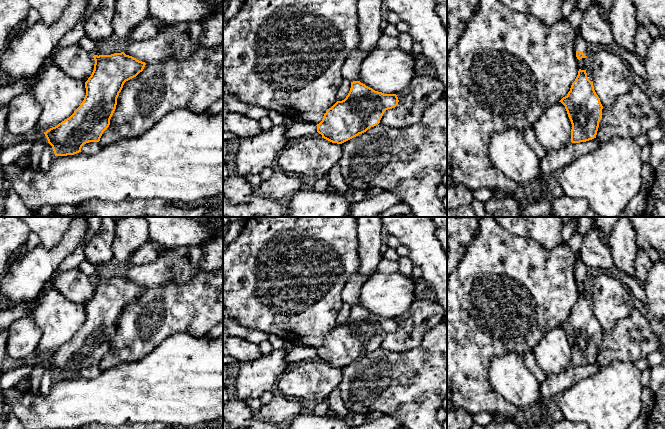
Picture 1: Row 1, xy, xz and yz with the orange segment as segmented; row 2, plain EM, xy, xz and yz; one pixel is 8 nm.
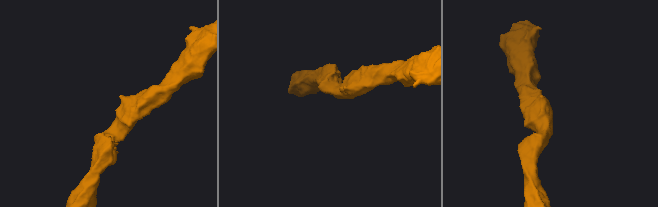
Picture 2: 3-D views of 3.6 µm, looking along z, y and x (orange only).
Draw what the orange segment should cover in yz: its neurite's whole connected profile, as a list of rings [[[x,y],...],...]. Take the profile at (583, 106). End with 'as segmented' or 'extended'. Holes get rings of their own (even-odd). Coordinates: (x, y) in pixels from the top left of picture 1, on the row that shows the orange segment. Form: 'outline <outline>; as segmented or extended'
outline [[[579,69],[570,91],[561,102],[572,124],[571,142],[580,143],[596,138],[603,106],[586,70]]]; as segmented

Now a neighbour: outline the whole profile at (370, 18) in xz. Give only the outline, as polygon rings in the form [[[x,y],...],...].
[[[357,0],[358,4],[358,29],[360,44],[358,49],[371,53],[377,48],[377,43],[382,35],[383,0]]]

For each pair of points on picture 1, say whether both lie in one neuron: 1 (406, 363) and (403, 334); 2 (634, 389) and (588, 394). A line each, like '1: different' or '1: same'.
1: different
2: same

